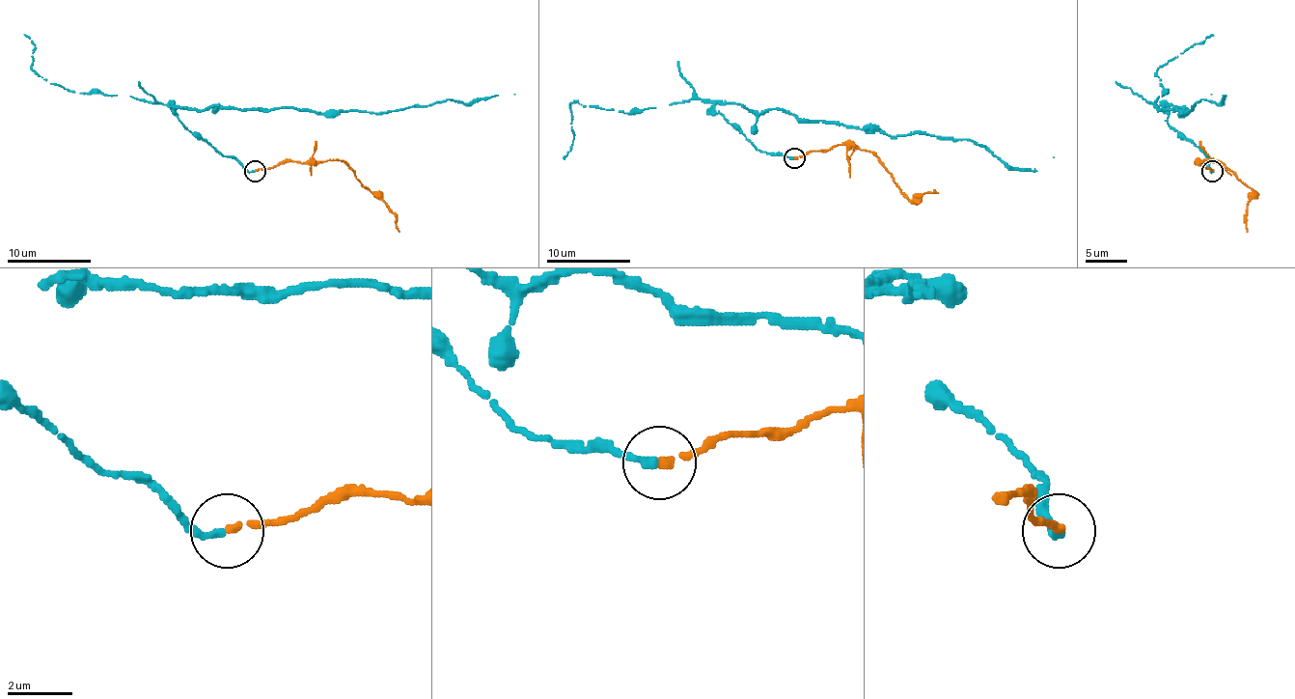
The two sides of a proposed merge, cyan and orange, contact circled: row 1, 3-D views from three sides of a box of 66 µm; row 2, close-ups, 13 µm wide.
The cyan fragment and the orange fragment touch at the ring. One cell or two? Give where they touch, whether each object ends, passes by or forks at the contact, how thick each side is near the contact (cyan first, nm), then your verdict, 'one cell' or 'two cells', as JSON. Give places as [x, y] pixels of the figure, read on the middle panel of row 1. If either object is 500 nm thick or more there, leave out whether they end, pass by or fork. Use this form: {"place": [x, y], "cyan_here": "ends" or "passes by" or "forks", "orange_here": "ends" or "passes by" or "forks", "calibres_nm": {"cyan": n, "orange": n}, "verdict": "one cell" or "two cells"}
{"place": [794, 158], "cyan_here": "ends", "orange_here": "ends", "calibres_nm": {"cyan": 260, "orange": 240}, "verdict": "one cell"}

